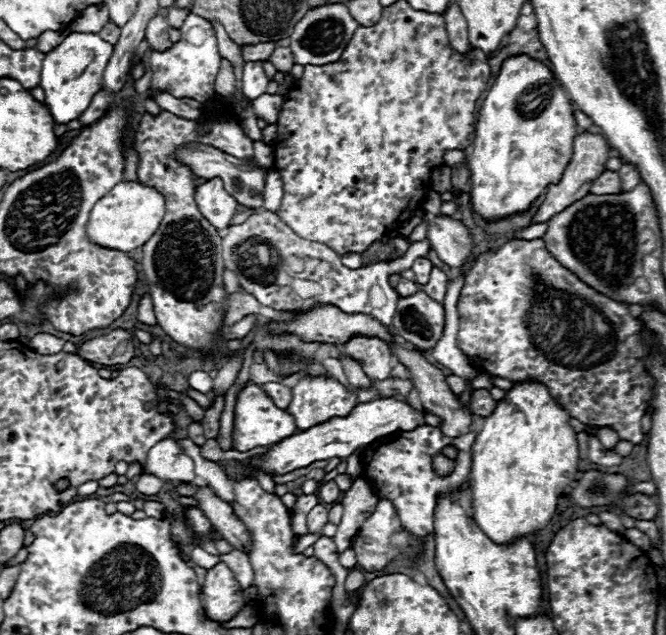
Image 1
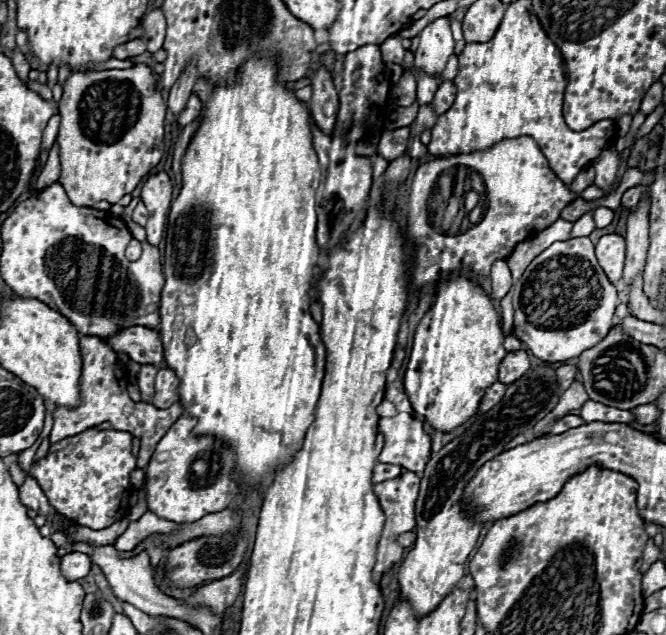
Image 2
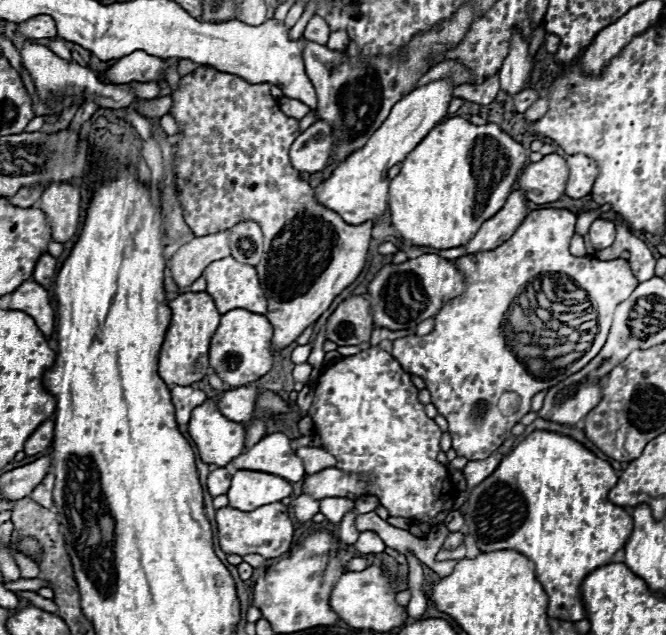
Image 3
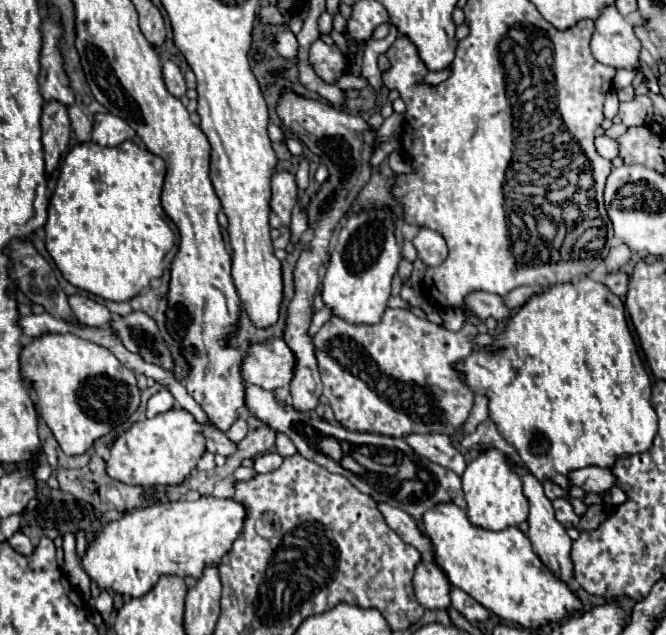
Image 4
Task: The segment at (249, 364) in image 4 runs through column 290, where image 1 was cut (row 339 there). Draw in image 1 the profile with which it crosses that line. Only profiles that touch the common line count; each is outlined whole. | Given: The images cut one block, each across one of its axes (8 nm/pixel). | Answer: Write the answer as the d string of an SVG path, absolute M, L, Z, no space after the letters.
M354 336L340 348L342 348L342 352L350 354L354 360L360 362L360 366L368 378L386 380L390 376L394 356L380 338Z

